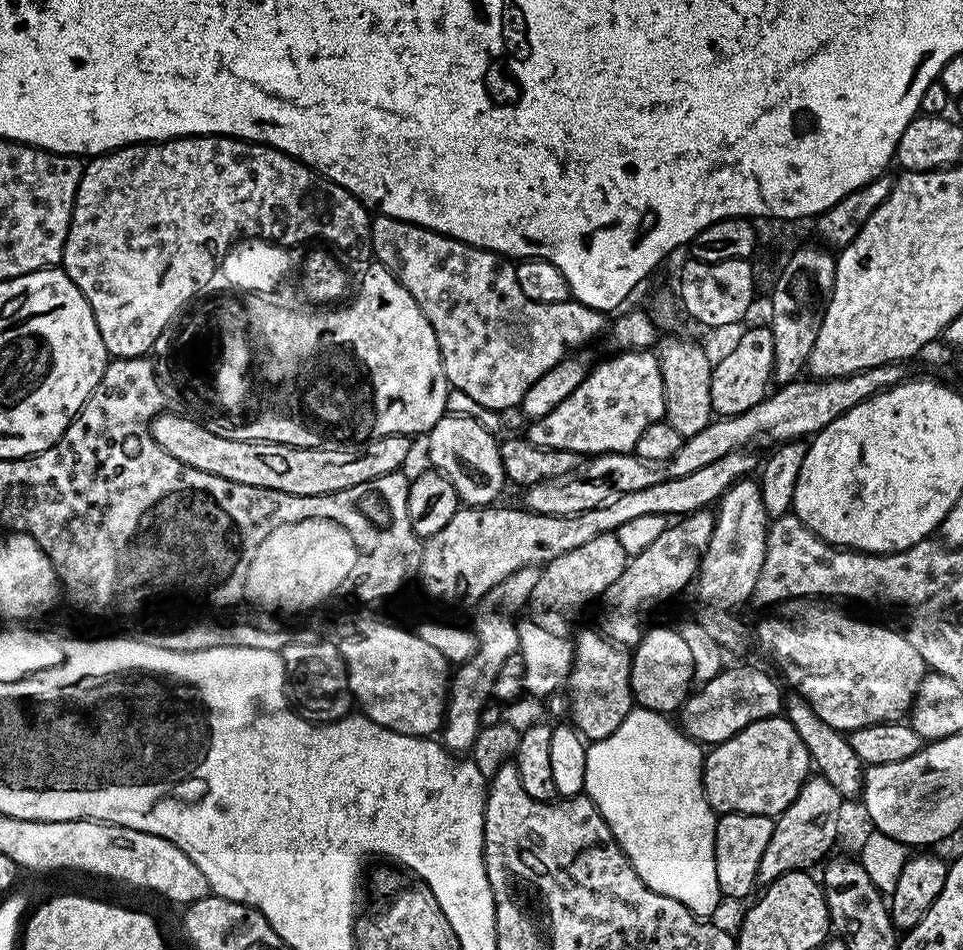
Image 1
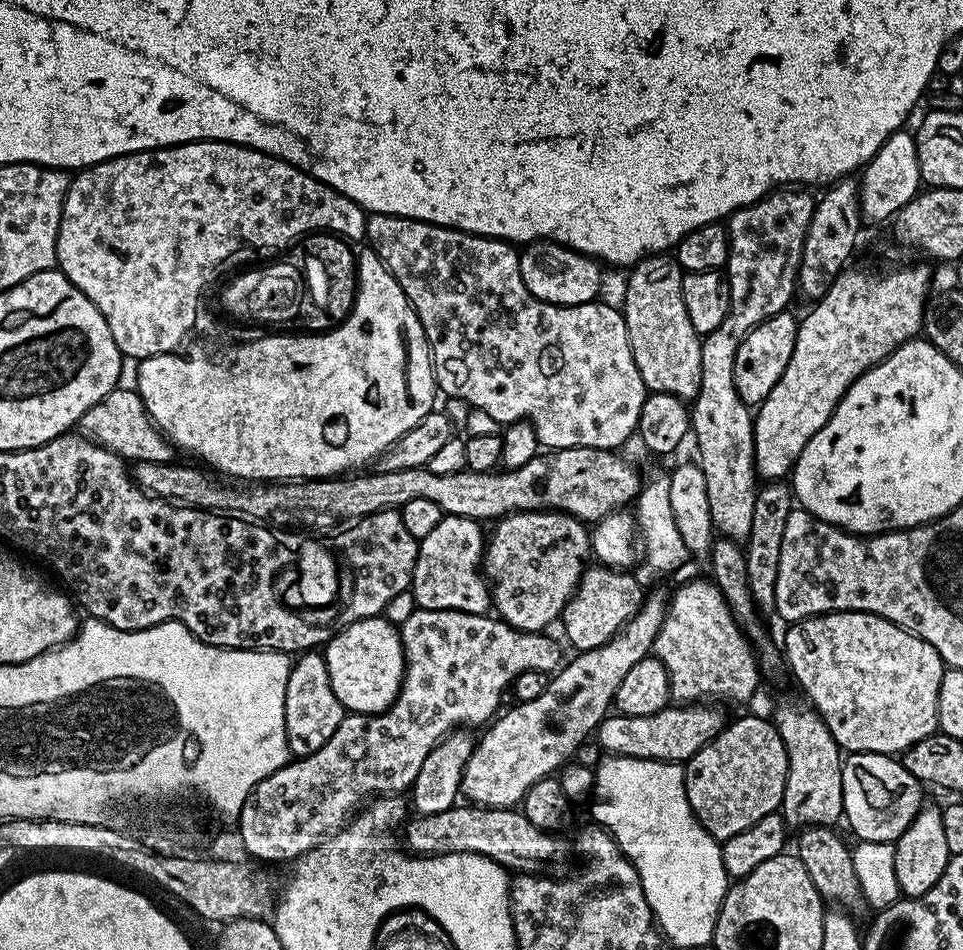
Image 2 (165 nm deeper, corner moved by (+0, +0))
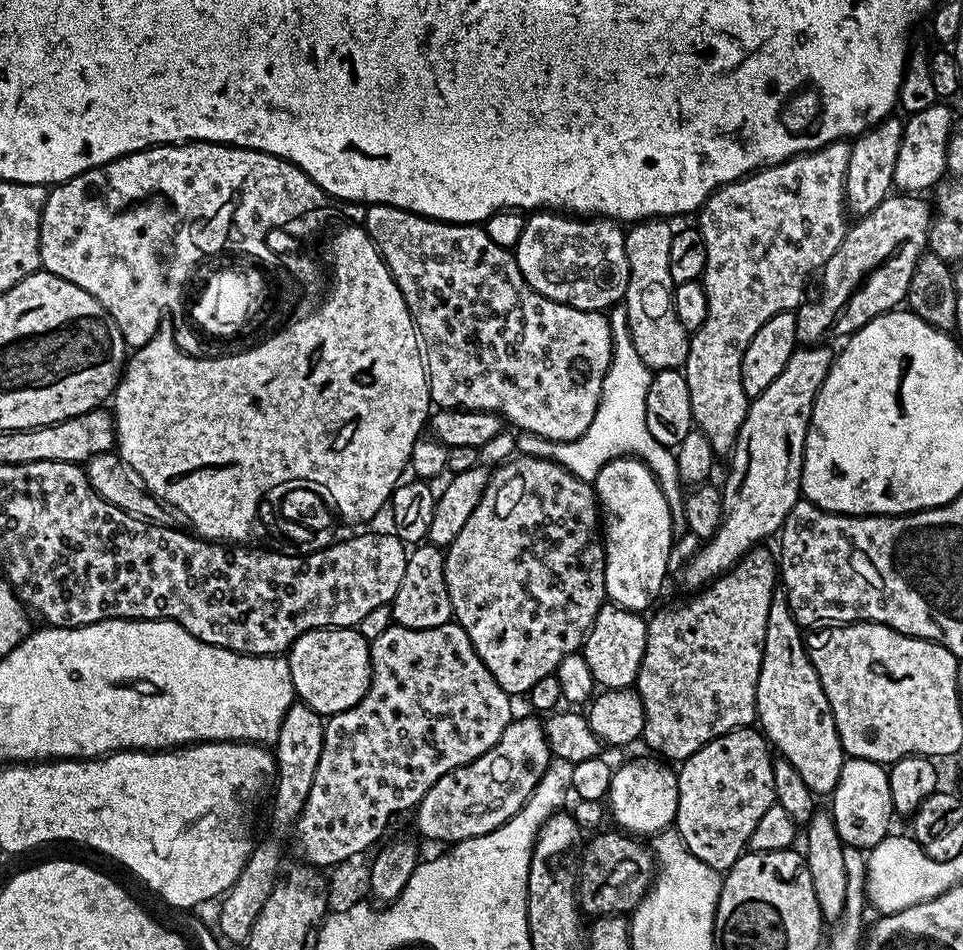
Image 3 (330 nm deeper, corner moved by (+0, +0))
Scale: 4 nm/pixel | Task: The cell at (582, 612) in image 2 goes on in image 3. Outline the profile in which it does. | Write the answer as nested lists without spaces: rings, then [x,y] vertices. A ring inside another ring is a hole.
[[[605,602],[598,610],[592,629],[582,645],[582,655],[590,668],[595,683],[601,689],[632,688],[642,666],[642,654],[646,654],[648,620],[641,613]]]

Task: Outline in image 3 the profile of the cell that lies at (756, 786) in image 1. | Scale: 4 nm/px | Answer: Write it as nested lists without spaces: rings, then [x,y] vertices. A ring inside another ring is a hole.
[[[755,727],[735,728],[732,732],[714,738],[678,768],[678,804],[674,823],[675,831],[684,839],[684,844],[706,866],[724,874],[745,854],[750,830],[758,826],[762,814],[777,803],[774,790],[774,752],[763,732]]]

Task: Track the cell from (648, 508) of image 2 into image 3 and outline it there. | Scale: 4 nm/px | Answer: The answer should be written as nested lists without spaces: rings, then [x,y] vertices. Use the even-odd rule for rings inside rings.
[[[622,304],[611,307],[608,314],[611,326],[612,356],[601,386],[600,402],[588,430],[575,441],[552,442],[534,433],[519,431],[516,436],[516,452],[519,455],[542,457],[570,470],[580,480],[595,481],[606,462],[616,457],[633,456],[643,461],[666,494],[671,506],[673,533],[680,536],[687,531],[684,518],[684,488],[679,478],[675,453],[650,435],[646,425],[646,395],[652,381],[652,370],[642,362],[630,338],[626,310]]]

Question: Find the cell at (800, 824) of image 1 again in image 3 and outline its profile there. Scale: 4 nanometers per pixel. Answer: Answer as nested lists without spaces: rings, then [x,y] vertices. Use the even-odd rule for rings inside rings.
[[[780,590],[773,594],[770,618],[766,618],[766,642],[758,674],[756,719],[759,731],[764,733],[769,745],[788,760],[813,793],[830,794],[836,789],[846,753],[838,738],[838,726],[834,722],[830,702],[808,657],[802,626],[790,610],[788,597]]]

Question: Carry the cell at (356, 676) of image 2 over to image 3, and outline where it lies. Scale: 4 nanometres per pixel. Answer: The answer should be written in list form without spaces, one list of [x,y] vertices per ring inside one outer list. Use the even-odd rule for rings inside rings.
[[[355,627],[312,629],[301,634],[286,652],[292,691],[299,703],[309,704],[325,718],[355,706],[372,677],[368,646],[369,641]]]

